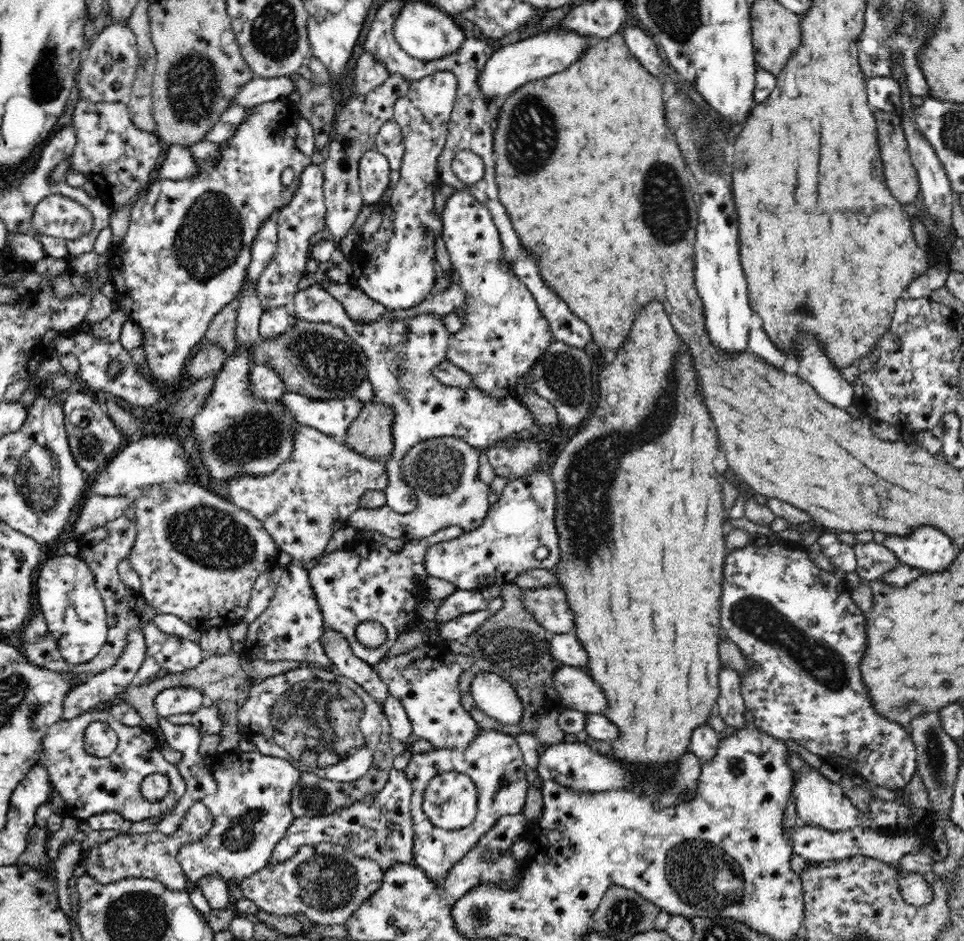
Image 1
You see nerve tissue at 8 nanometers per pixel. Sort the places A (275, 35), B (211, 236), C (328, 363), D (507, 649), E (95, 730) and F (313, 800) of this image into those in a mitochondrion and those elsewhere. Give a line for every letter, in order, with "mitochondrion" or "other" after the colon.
A: mitochondrion
B: mitochondrion
C: mitochondrion
D: mitochondrion
E: other
F: mitochondrion

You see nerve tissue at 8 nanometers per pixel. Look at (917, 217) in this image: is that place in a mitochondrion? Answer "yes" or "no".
no

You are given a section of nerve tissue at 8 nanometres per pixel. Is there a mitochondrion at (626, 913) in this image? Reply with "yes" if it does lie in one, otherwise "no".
yes

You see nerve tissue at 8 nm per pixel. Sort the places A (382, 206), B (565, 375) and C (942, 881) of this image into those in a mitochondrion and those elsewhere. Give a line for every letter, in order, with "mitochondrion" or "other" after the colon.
A: other
B: mitochondrion
C: other

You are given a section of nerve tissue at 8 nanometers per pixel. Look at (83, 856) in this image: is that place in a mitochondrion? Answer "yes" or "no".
no

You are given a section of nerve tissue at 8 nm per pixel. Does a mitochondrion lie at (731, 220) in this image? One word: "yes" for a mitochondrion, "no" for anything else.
no

